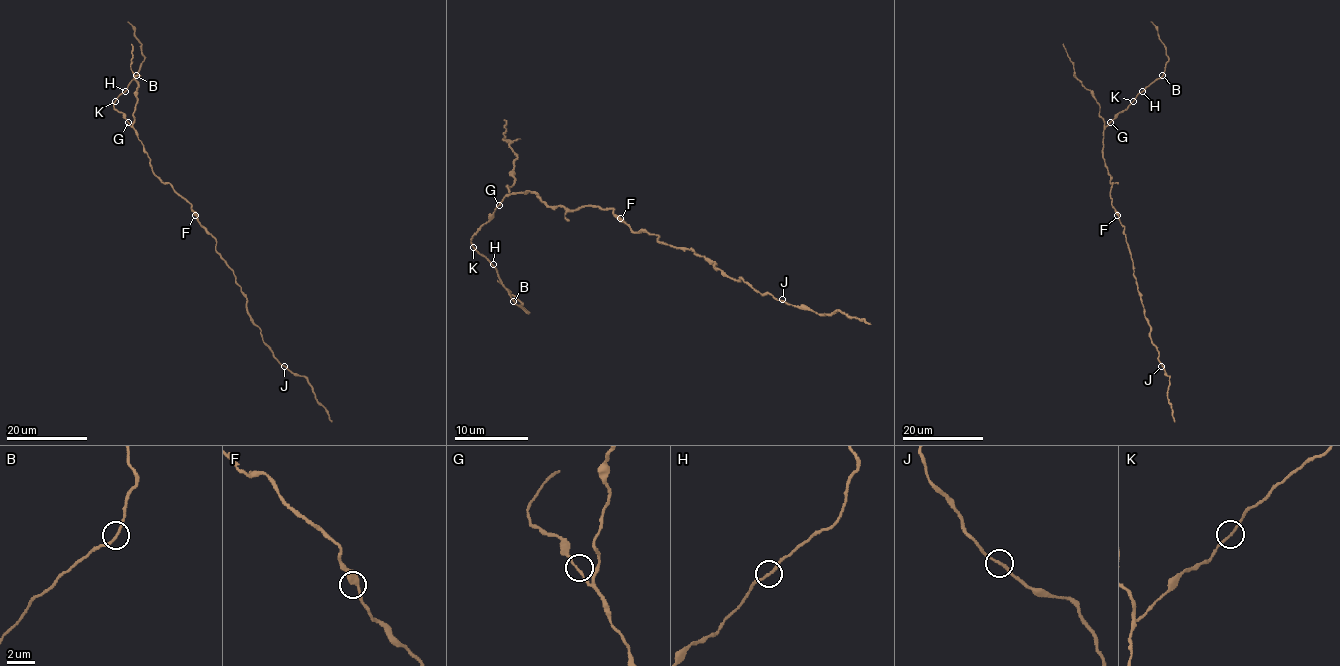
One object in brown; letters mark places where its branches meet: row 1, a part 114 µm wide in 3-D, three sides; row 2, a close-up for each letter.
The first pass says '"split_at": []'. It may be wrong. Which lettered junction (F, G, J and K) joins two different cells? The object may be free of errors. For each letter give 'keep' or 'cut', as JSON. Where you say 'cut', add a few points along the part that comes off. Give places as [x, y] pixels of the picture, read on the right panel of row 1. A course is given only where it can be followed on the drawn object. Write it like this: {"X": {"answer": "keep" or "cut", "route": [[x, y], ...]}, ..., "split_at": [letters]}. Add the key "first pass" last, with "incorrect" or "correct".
{"F": {"answer": "keep"}, "G": {"answer": "keep"}, "J": {"answer": "keep"}, "K": {"answer": "keep"}, "split_at": [], "first pass": "correct"}

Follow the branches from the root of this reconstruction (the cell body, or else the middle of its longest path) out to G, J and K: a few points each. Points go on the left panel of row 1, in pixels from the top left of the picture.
G: (196, 213), (190, 203), (154, 173), (148, 153), (128, 122)
J: (196, 213), (198, 223), (215, 240), (215, 251), (232, 271), (263, 342), (284, 366)
K: (196, 213), (190, 203), (154, 173), (136, 131), (114, 108), (114, 101)

